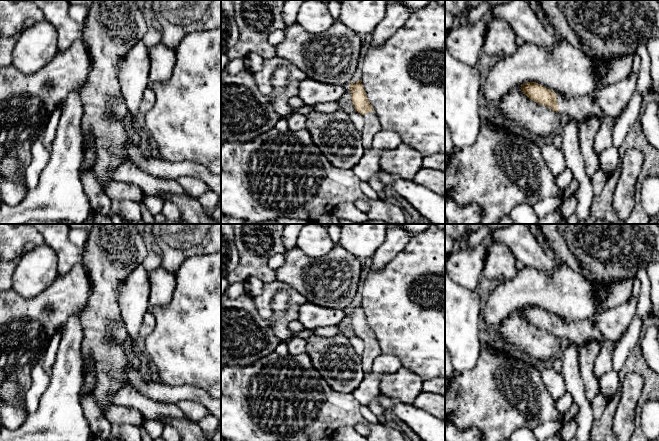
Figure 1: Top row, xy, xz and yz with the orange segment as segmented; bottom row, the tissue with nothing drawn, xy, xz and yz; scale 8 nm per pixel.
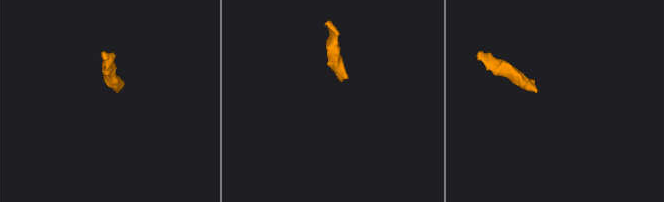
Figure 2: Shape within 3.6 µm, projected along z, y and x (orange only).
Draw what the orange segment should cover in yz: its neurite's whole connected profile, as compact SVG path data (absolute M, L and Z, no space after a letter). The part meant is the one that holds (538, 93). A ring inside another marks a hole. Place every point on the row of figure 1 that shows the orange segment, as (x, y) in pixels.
M536 82L521 84L521 91L537 104L544 105L564 117L571 116L577 122L587 117L605 119L604 112L594 103L591 96L565 99L563 96Z

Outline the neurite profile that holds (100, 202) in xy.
M91 133L84 136L84 162L80 169L79 177L88 196L94 213L108 216L113 224L123 224L121 218L111 210L111 200L101 188L92 165L96 159L96 147Z

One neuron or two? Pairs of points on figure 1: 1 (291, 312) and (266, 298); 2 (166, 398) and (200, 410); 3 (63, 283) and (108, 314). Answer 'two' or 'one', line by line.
1: one
2: two
3: two

